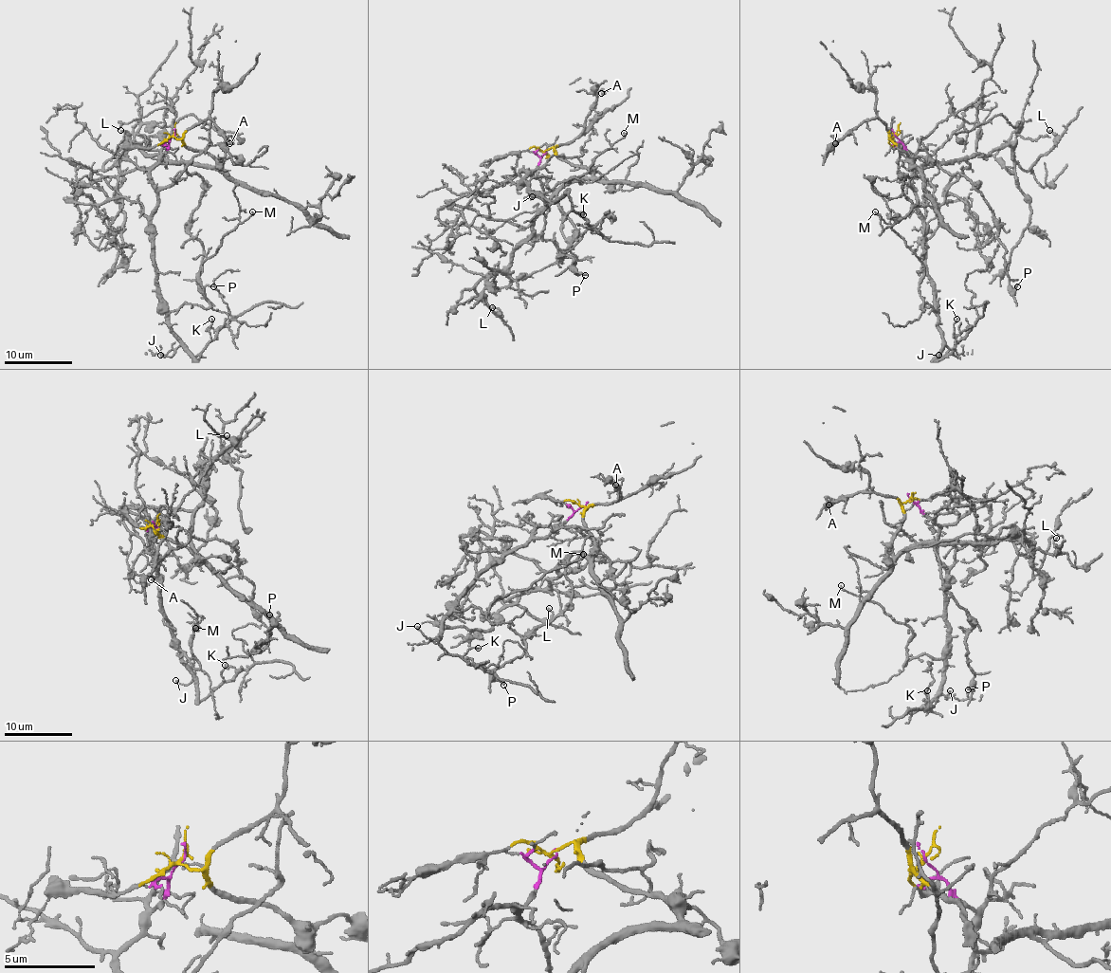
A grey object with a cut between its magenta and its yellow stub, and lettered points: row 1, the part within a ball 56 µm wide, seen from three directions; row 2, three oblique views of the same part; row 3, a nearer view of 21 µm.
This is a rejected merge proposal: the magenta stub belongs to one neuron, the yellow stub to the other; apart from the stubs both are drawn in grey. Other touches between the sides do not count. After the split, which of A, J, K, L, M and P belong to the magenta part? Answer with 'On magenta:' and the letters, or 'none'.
On magenta: J, K, M

